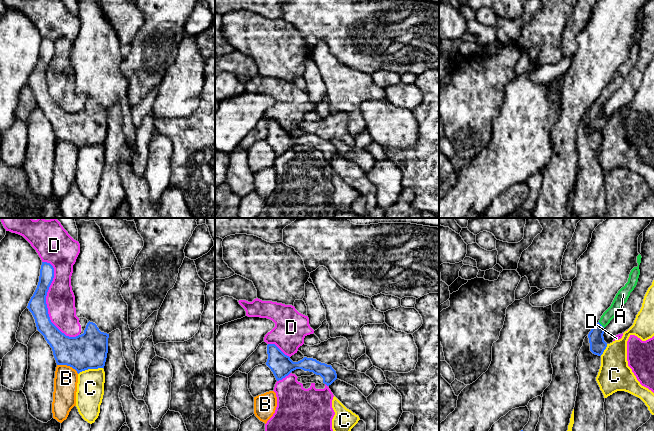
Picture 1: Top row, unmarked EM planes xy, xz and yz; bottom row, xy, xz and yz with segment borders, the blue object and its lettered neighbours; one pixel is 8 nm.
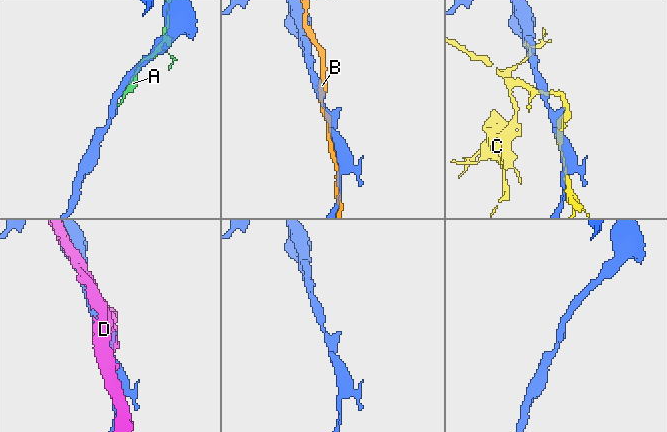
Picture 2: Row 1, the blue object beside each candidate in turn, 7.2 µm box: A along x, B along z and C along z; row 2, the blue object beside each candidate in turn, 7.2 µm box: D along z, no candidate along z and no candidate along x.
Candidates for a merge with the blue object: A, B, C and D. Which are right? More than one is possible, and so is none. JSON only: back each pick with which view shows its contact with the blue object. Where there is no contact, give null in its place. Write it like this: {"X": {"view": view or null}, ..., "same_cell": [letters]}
{"A": {"view": "yz"}, "same_cell": ["A"]}

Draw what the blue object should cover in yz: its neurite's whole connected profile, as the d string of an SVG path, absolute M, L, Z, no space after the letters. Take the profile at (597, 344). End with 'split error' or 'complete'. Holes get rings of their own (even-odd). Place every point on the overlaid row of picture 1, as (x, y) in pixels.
M641 255L637 256L638 266L634 267L628 278L628 282L616 294L611 306L603 313L598 323L596 323L588 334L590 351L598 356L601 356L607 347L604 341L604 328L610 321L619 313L623 305L627 302L630 293L637 285L640 275L639 265L641 263Z; split error

